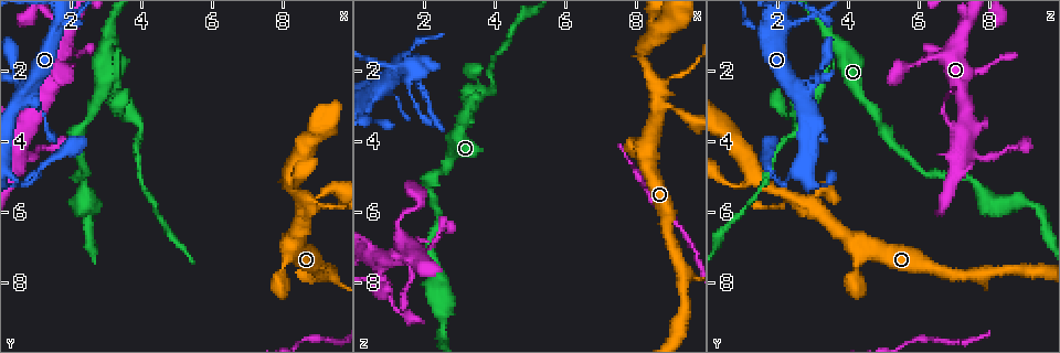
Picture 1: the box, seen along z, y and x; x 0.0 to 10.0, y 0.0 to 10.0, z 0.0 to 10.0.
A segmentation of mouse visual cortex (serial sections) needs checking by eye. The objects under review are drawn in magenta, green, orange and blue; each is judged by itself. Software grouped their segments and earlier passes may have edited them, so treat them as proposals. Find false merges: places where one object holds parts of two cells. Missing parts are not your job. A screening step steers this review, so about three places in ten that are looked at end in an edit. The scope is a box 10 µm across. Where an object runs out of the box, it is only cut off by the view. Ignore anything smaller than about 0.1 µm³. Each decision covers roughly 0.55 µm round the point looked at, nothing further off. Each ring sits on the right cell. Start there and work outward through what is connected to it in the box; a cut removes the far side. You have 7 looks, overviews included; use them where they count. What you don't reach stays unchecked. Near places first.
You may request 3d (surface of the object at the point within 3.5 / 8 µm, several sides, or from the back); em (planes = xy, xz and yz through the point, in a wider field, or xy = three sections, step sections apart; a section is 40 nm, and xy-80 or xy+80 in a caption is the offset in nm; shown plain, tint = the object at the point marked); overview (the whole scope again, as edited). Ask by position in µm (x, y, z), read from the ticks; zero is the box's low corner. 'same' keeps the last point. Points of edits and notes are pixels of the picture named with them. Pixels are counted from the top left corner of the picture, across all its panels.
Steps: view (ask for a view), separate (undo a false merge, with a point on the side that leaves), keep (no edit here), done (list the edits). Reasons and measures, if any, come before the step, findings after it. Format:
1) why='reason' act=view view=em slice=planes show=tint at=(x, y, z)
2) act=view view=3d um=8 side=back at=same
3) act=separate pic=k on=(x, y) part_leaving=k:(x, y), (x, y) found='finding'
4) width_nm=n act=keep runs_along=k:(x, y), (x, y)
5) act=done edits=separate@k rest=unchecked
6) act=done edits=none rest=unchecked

why='sharp bend' act=view view=em slice=xy step=3 show=tint at=(0.80, 5.25, 2.25)

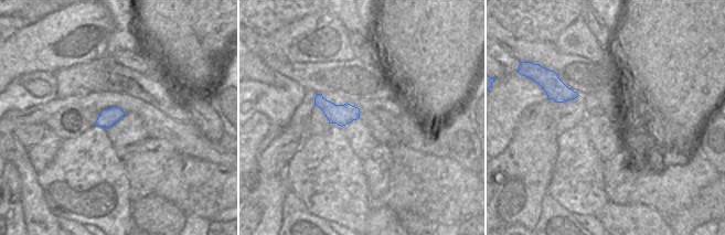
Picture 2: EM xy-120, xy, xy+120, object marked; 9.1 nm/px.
act=view view=3d um=3.5 at=same

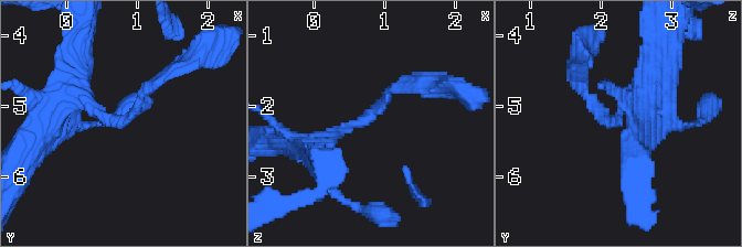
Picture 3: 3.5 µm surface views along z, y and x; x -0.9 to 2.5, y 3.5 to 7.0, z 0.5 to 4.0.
width_nm=190 act=keep runs_along=3:(316, 154), (390, 89), (411, 84) found='continuous, no second cell'

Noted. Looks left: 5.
why='side arm on a straight run' act=view view=3d um=3.5 at=(3.15, 1.15, 3.65)

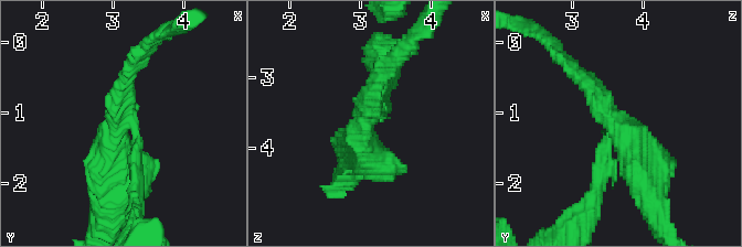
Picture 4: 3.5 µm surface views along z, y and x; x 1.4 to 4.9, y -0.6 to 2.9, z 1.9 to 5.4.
arms=3 arm_widths_nm=200,200,500 act=view view=em slice=xy step=1 show=tint at=(3.15, 1.15, 3.60)

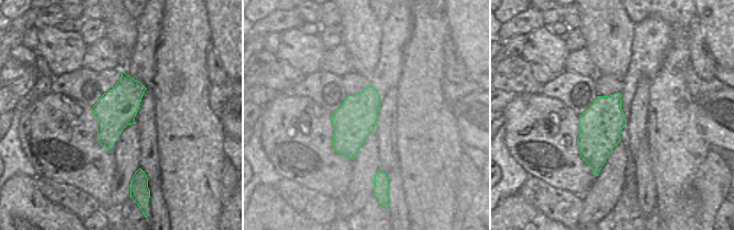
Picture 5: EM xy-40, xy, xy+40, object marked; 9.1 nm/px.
width_nm=360 act=separate pic=4 on=(600, 176) part_leaving=4:(607, 142), (591, 206), (571, 229) found='two cells meet here'

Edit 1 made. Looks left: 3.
why='calibre changes' act=view view=3d um=3.5 at=(9.05, 5.75, 2.15)

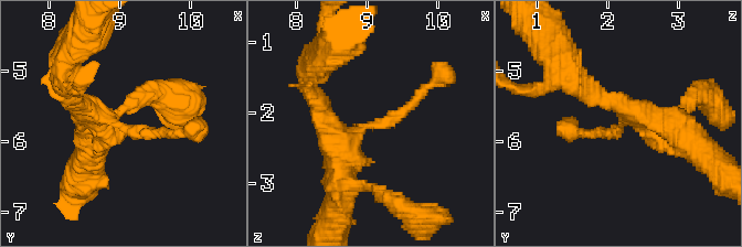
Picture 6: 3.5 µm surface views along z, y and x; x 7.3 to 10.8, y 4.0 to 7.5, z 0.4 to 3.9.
arm_widths_nm=150,350 why='now the EM' act=view view=em slice=xy step=1 show=tint at=(9.10, 5.80, 2.20)

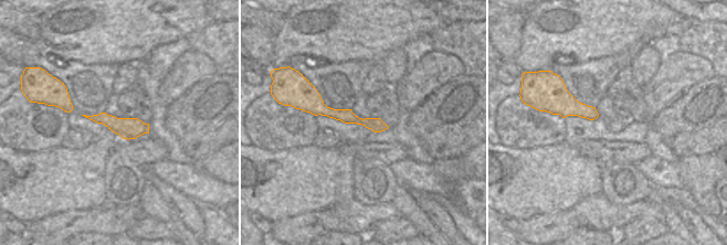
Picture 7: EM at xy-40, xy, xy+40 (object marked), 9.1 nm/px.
act=view view=em slice=planes show=tint at=same

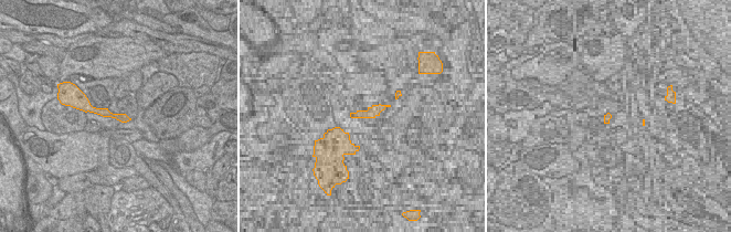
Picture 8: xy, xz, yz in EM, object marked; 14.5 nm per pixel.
act=keep runs_along=6:(340, 176), (340, 148), (432, 83) found='one cell here'

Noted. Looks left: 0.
act=done edits=separate@4 rest=unchecked

